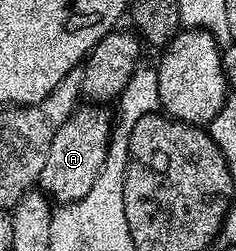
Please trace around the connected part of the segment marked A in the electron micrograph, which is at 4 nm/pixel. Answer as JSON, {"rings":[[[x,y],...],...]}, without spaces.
{"rings":[[[88,103],[85,106],[85,109],[83,107],[77,108],[71,119],[66,123],[62,123],[58,135],[54,135],[54,143],[50,143],[50,155],[46,155],[46,167],[39,179],[39,184],[44,185],[43,190],[47,193],[47,196],[53,202],[61,201],[64,207],[71,206],[73,201],[80,201],[92,190],[98,175],[104,169],[108,155],[108,144],[112,141],[114,132],[114,117],[113,114],[111,117],[104,110],[107,108],[96,103]]]}

